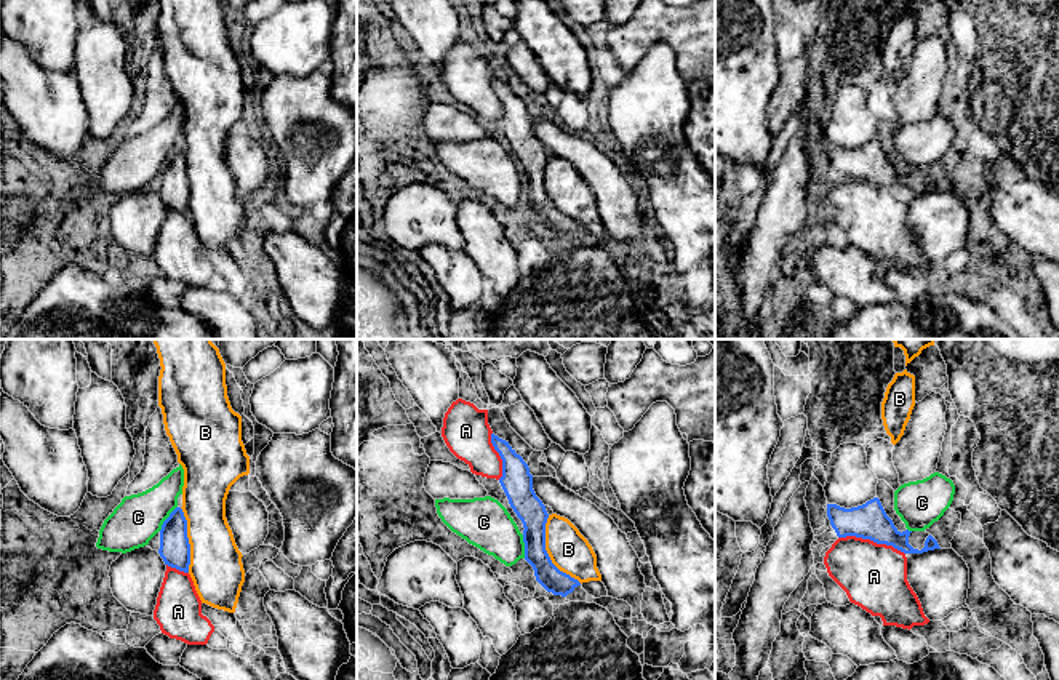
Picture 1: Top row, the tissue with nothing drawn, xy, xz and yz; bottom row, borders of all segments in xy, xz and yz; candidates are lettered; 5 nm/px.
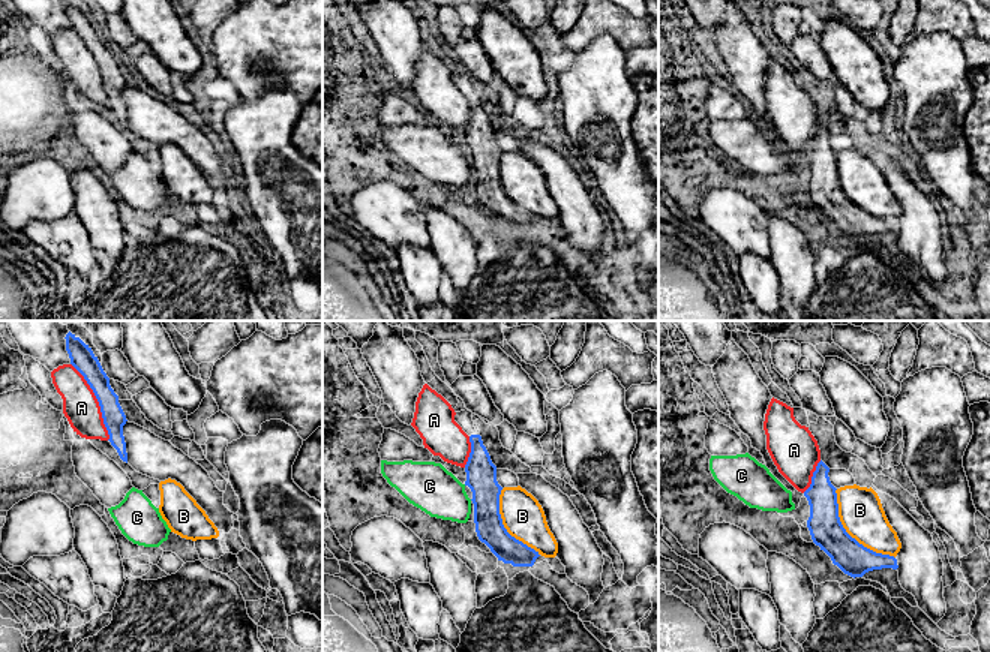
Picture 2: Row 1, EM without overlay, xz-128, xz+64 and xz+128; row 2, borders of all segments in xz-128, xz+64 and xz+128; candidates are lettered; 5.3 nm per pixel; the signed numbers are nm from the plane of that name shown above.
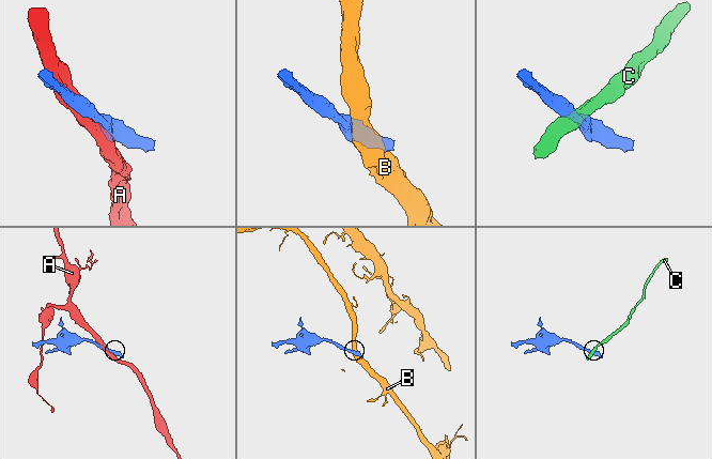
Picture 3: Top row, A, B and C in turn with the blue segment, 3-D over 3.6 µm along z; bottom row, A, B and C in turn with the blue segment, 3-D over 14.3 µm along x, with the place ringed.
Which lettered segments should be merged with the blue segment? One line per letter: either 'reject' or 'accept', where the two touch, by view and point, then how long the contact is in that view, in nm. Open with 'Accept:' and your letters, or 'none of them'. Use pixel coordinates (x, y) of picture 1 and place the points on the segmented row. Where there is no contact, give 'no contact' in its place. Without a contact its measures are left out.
Accept: none of them
A: reject; contact yz (872, 540); length 340 nm
B: reject; contact xz (547, 554); length 380 nm
C: reject; contact xy (167, 519); length 160 nm

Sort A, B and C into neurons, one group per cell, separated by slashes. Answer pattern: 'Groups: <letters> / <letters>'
Groups: A / B / C

